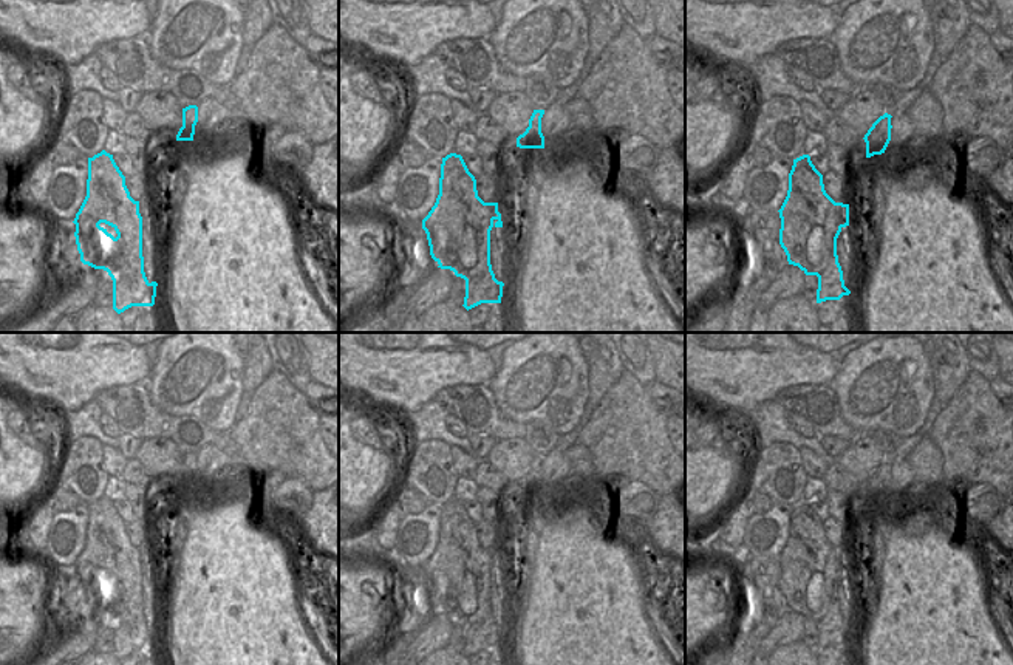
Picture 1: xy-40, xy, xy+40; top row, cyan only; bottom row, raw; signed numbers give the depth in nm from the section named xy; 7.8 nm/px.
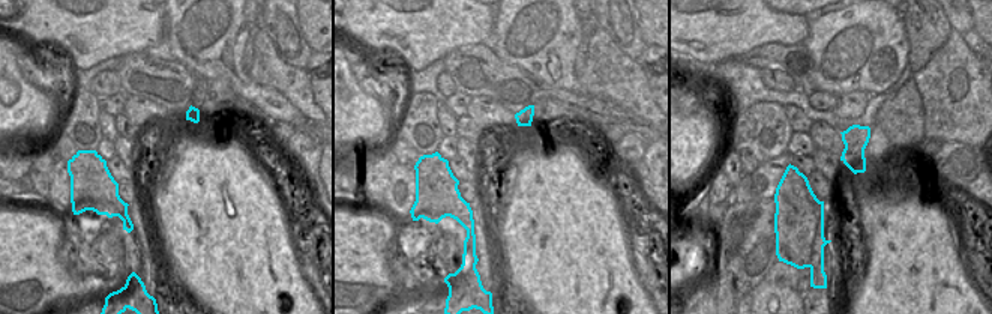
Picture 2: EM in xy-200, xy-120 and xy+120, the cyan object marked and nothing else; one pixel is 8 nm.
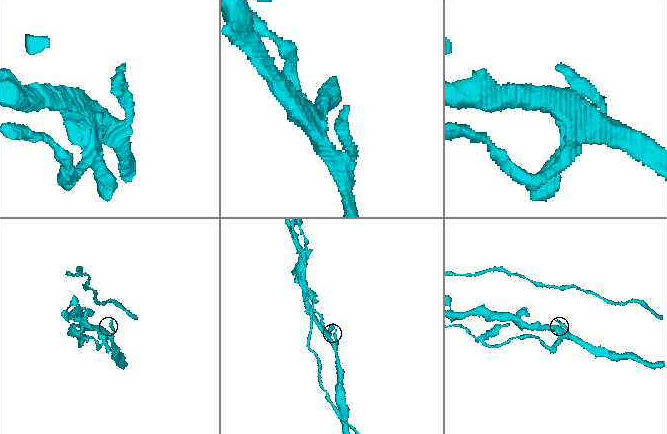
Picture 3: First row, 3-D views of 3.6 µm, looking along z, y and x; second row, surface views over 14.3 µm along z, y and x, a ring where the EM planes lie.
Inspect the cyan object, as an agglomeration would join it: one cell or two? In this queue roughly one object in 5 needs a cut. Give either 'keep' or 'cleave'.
cleave

